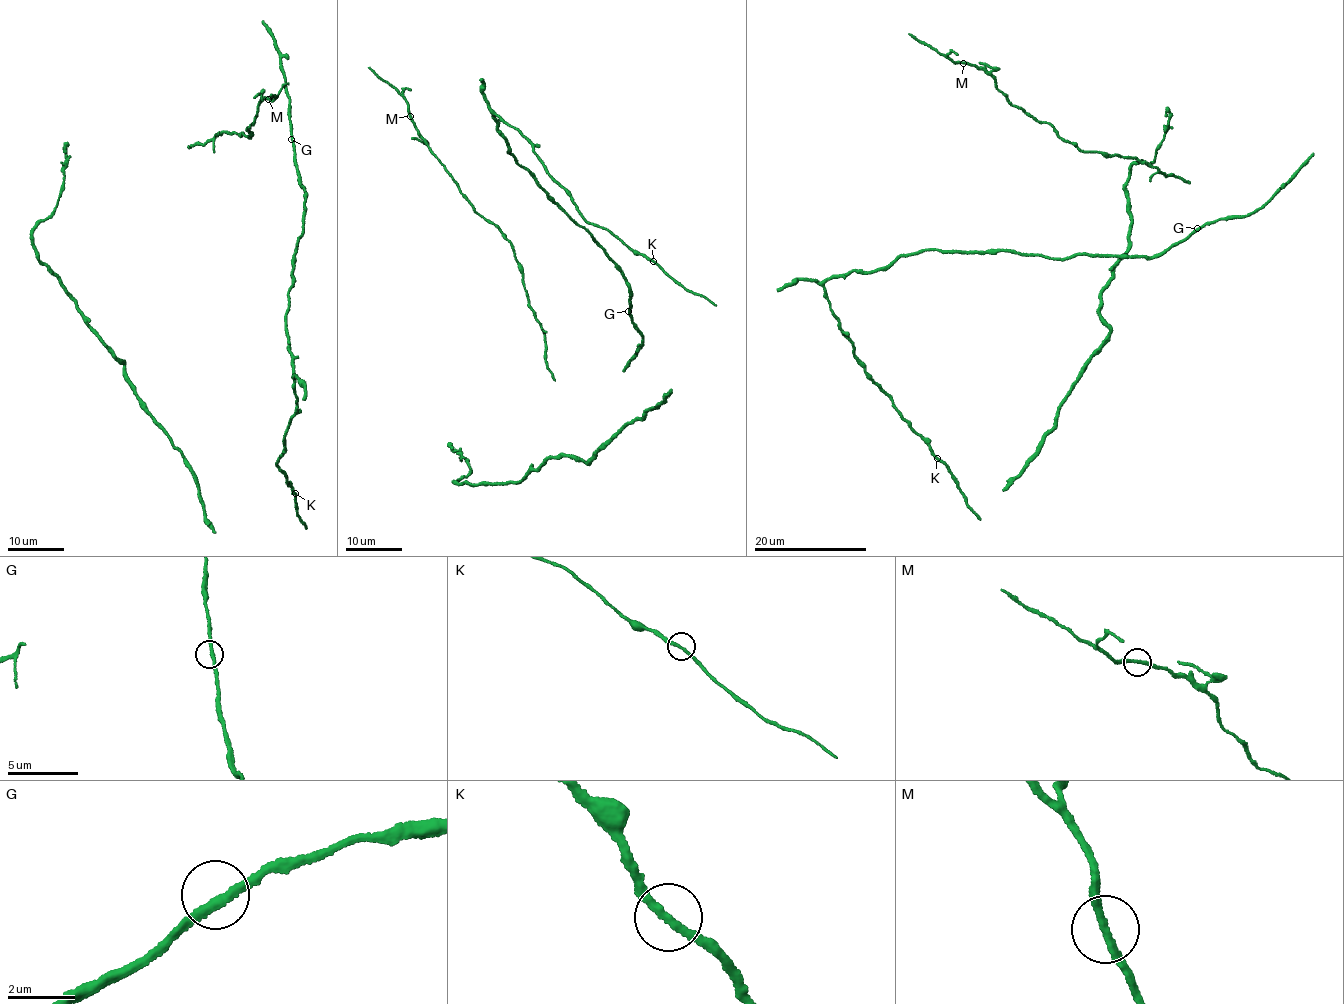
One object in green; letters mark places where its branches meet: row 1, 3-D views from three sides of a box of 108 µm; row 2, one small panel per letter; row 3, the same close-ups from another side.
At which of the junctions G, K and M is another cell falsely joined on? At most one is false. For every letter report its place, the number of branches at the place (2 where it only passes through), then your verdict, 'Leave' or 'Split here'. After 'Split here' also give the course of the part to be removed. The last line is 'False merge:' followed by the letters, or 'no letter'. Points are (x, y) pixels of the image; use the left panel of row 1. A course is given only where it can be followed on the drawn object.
G: Place: (291, 139). Branches: 2. Leave
K: Place: (295, 493). Branches: 2. Leave
M: Place: (268, 99). Branches: 2. Split here. Course of the part to remove: (268, 99), (258, 104), (249, 136), (223, 131), (188, 147)
False merge: M

